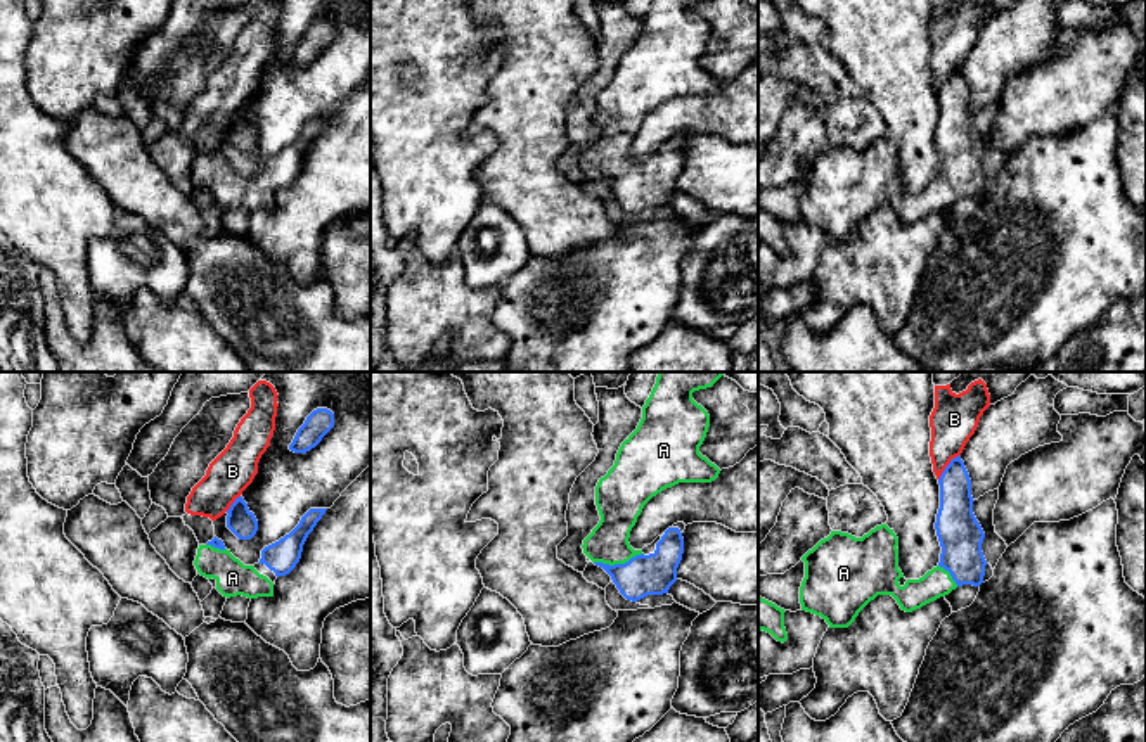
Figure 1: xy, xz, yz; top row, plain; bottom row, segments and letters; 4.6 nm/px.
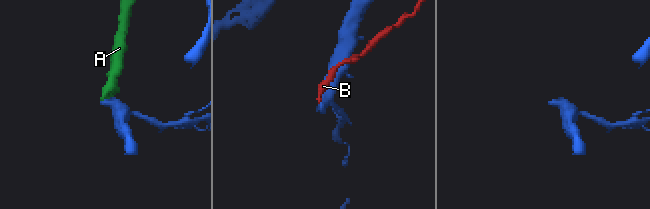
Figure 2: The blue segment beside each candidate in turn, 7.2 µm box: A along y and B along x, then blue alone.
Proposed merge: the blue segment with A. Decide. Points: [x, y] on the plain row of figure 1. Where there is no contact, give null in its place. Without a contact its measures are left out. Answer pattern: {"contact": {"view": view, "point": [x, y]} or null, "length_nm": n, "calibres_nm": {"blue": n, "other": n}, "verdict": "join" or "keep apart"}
{"contact": {"view": "xz", "point": [617, 177]}, "length_nm": 220, "calibres_nm": {"blue": 190, "other": 190}, "verdict": "join"}

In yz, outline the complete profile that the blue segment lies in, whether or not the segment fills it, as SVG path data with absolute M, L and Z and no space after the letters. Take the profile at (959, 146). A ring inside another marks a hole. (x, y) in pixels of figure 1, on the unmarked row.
M961 67L950 73L938 97L935 142L942 166L937 180L902 199L893 142L881 137L862 150L831 144L802 170L802 223L821 228L829 240L848 240L878 208L892 208L902 223L912 225L957 199L980 199L987 178L982 164L985 145L973 126L971 92Z

